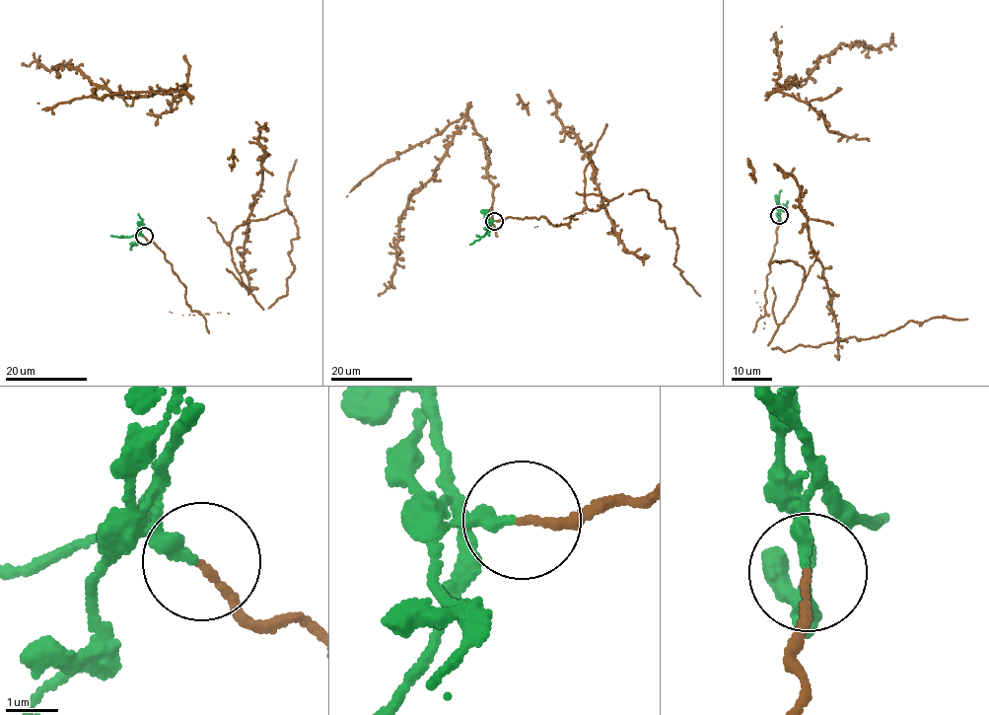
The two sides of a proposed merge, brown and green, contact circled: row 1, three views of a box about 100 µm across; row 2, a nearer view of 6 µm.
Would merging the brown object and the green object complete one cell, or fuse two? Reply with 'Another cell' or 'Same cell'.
Another cell

